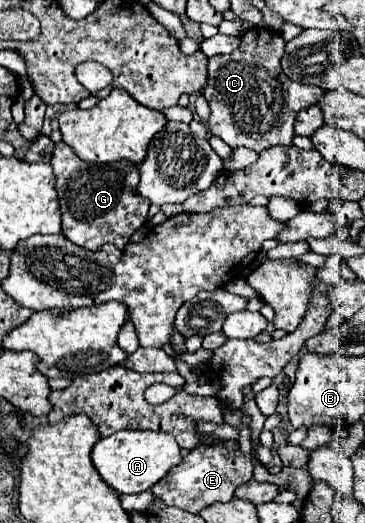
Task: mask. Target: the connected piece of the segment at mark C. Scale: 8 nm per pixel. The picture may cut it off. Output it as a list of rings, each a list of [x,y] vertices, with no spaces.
[[[261,26],[249,28],[239,46],[225,56],[209,58],[209,80],[203,96],[209,102],[211,116],[207,120],[209,132],[225,140],[231,148],[245,146],[263,152],[275,144],[289,146],[293,140],[293,124],[297,112],[313,106],[325,94],[317,86],[303,86],[289,80],[281,70],[281,56],[285,40],[281,34]]]

